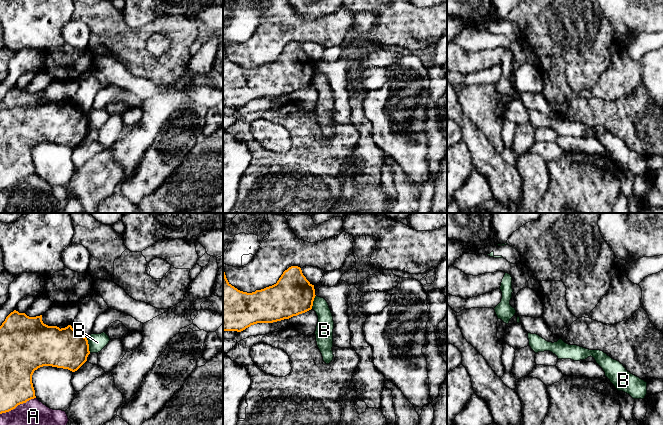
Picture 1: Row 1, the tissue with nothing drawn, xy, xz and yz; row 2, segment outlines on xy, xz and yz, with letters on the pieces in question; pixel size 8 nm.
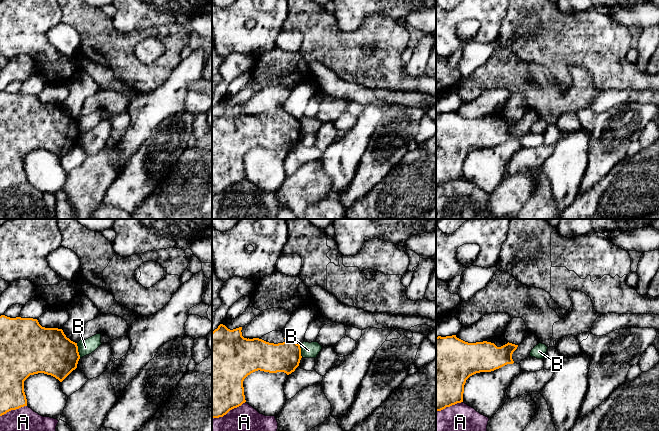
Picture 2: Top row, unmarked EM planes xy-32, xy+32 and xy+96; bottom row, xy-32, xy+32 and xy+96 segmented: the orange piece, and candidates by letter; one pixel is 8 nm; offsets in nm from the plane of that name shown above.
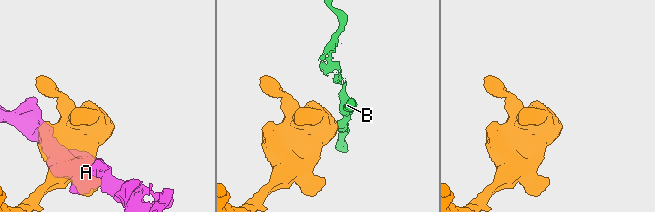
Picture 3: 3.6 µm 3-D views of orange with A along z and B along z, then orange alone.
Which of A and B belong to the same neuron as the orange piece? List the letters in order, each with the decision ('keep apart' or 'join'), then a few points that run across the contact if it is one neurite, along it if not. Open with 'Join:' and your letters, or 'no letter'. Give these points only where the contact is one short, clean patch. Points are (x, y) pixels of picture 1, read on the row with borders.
Join: no letter
A: keep apart
B: keep apart; line xy (86, 338), (90, 352)

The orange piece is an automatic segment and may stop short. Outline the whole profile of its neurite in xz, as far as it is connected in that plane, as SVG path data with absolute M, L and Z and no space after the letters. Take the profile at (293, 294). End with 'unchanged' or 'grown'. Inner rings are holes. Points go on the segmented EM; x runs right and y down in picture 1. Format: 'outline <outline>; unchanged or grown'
outline M298 266L283 272L276 284L252 293L232 286L223 271L223 331L241 332L257 323L273 323L305 313L312 309L315 289Z; unchanged

